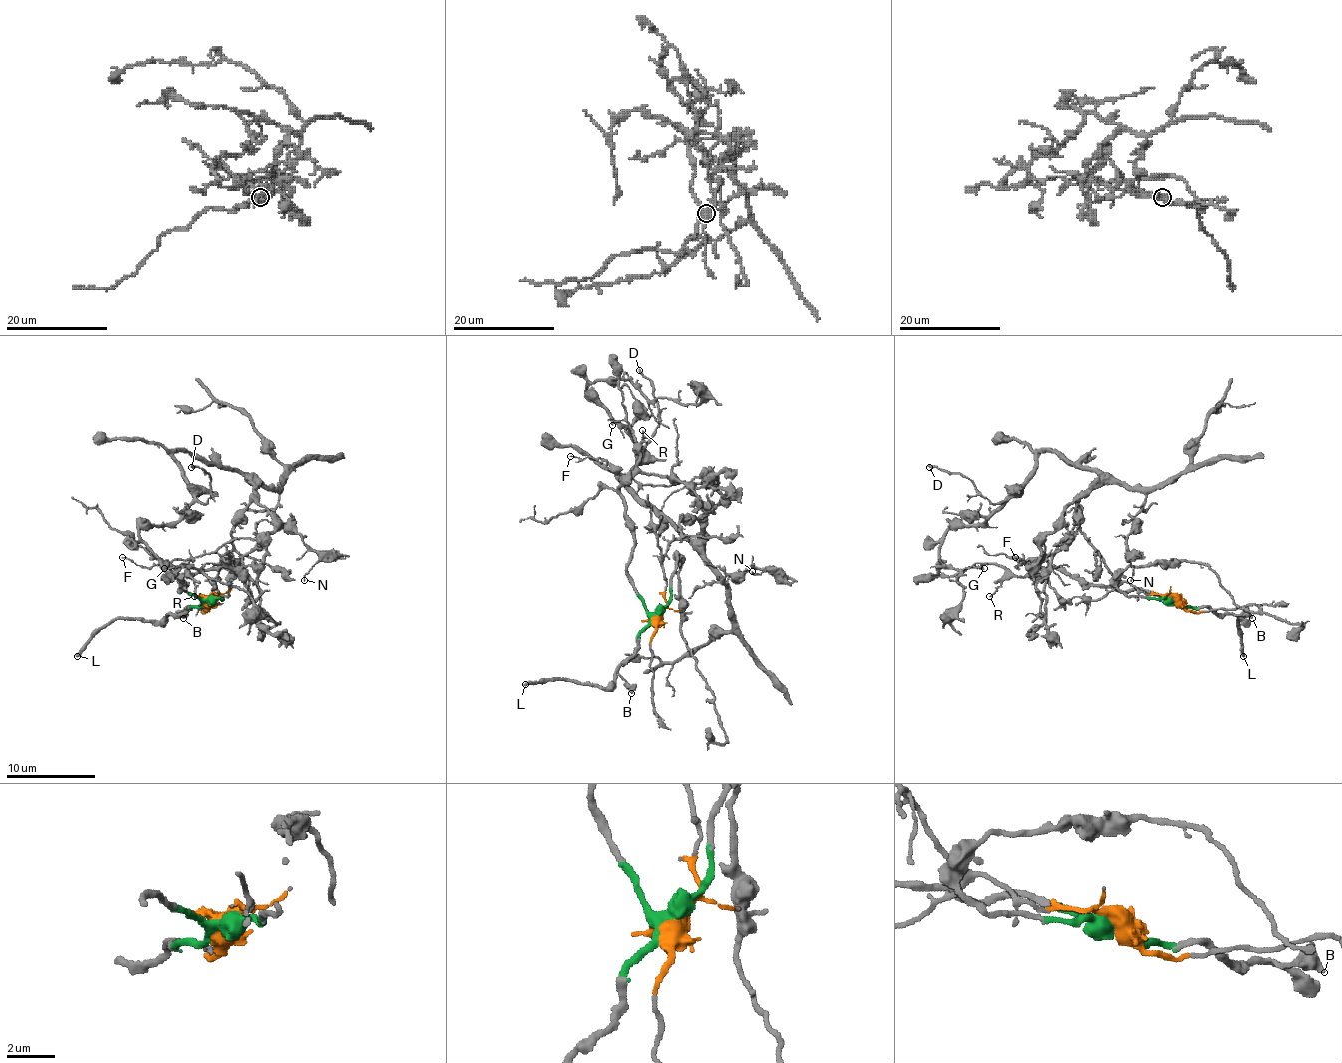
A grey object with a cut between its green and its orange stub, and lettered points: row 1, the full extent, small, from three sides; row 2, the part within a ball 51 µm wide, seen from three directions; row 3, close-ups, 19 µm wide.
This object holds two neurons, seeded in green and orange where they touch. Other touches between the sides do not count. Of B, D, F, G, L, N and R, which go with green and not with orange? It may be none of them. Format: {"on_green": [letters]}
{"on_green": ["B", "G", "L", "R"]}

